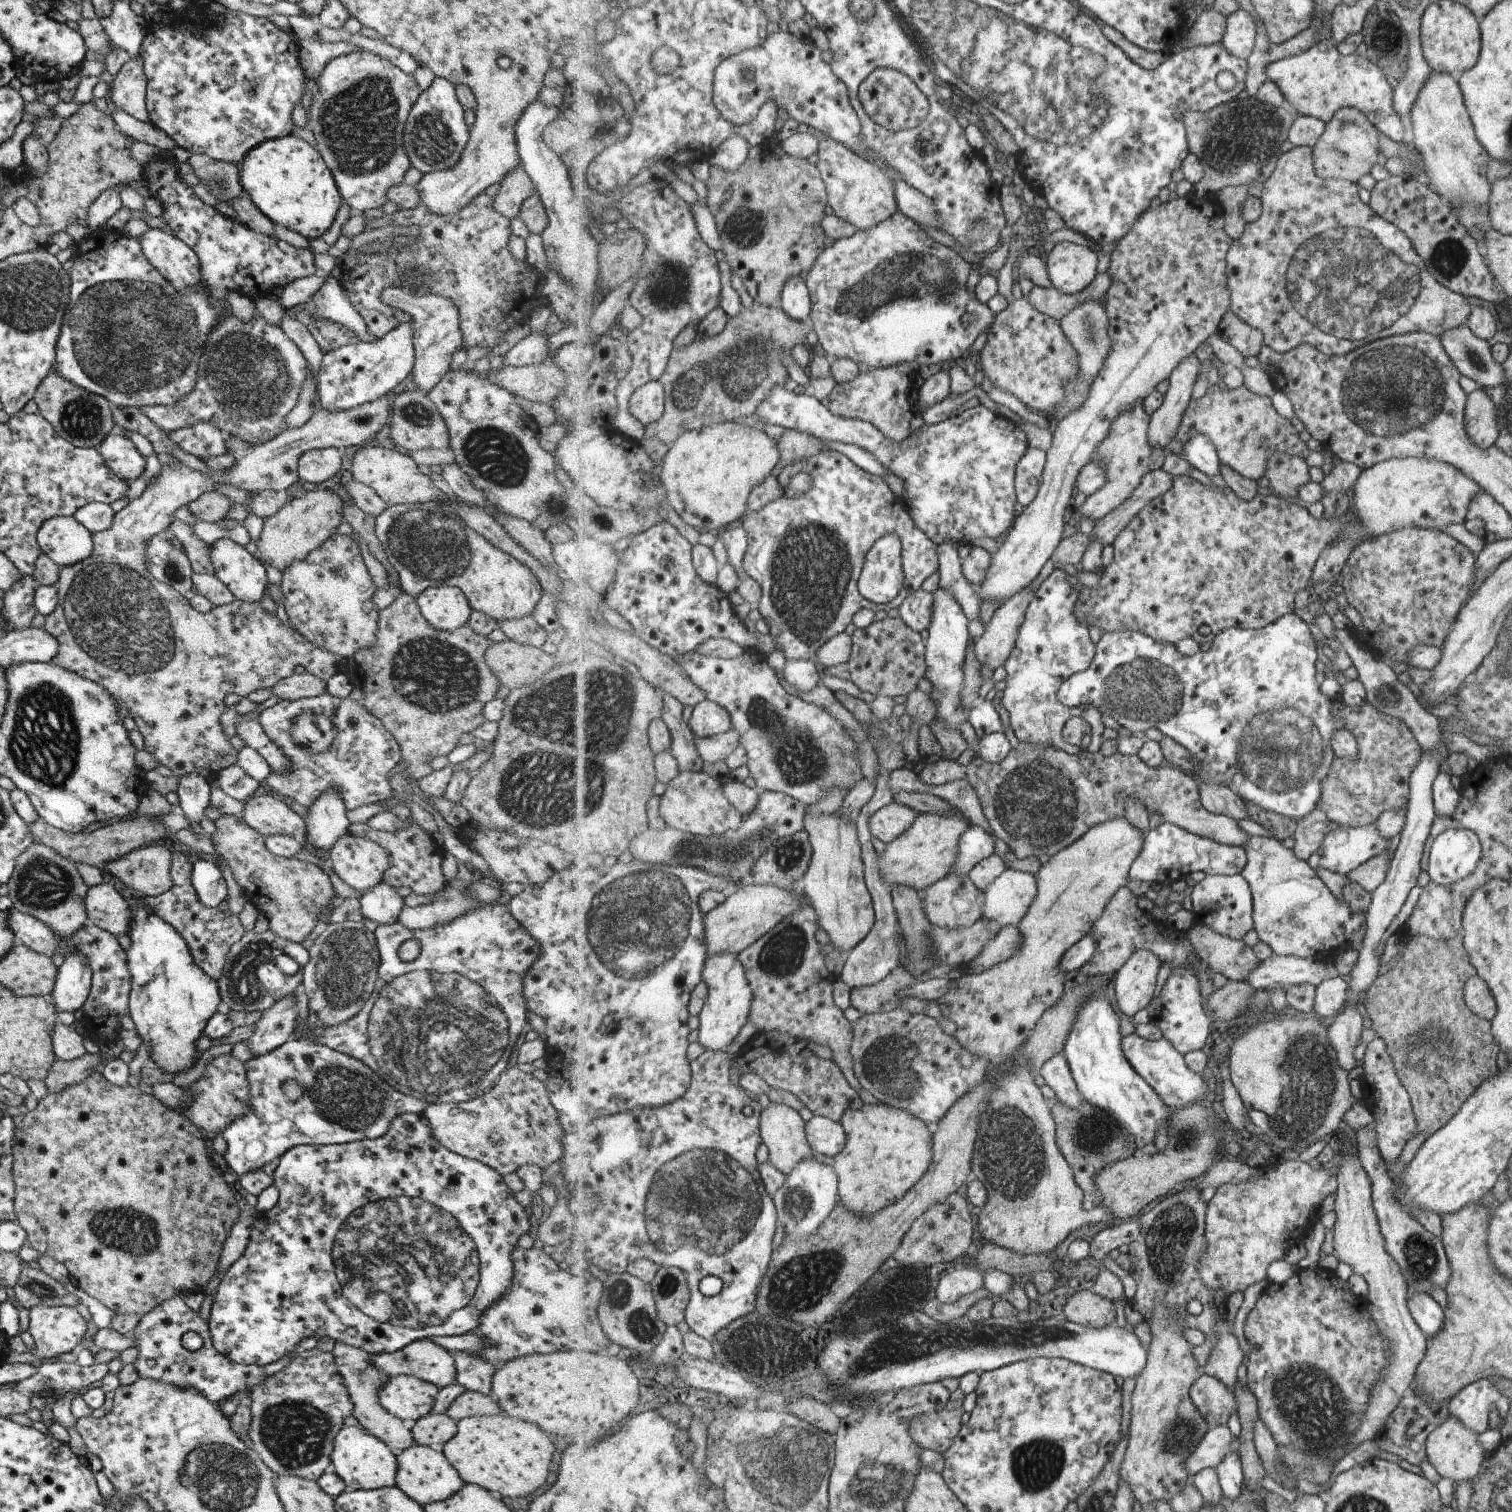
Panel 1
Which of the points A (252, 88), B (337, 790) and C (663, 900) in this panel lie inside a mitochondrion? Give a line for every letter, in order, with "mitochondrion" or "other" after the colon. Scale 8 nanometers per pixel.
A: mitochondrion
B: other
C: mitochondrion

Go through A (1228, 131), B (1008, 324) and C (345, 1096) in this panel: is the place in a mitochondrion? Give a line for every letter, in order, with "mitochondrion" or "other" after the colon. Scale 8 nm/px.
A: mitochondrion
B: other
C: mitochondrion

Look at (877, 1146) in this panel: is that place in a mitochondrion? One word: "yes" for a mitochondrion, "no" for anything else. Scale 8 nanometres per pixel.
no

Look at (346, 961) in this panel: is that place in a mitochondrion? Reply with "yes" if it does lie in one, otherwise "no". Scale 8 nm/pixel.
yes

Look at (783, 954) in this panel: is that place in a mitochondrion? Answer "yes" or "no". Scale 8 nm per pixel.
yes

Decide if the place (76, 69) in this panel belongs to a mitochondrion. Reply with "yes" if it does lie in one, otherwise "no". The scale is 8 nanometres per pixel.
no

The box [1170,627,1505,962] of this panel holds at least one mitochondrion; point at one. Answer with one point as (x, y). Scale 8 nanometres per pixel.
(1279, 751)

